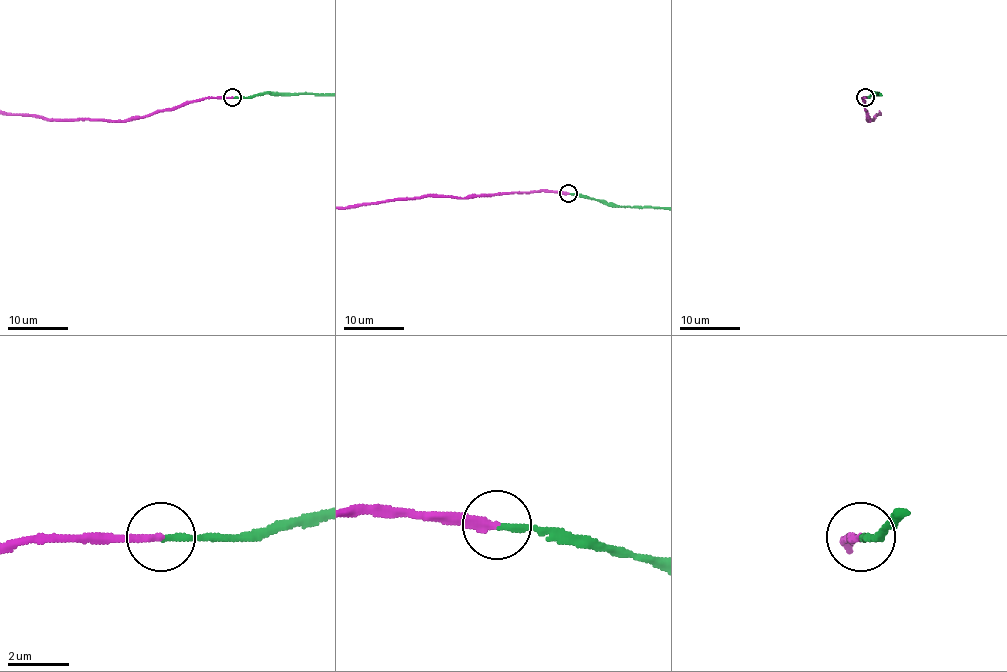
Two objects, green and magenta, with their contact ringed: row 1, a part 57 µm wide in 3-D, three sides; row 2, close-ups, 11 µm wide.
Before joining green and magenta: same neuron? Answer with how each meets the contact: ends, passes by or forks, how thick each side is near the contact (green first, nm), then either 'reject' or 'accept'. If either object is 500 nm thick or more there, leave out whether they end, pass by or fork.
green ends there; magenta ends there; 200 nm thick on the green side, 240 nm on the other; accept

